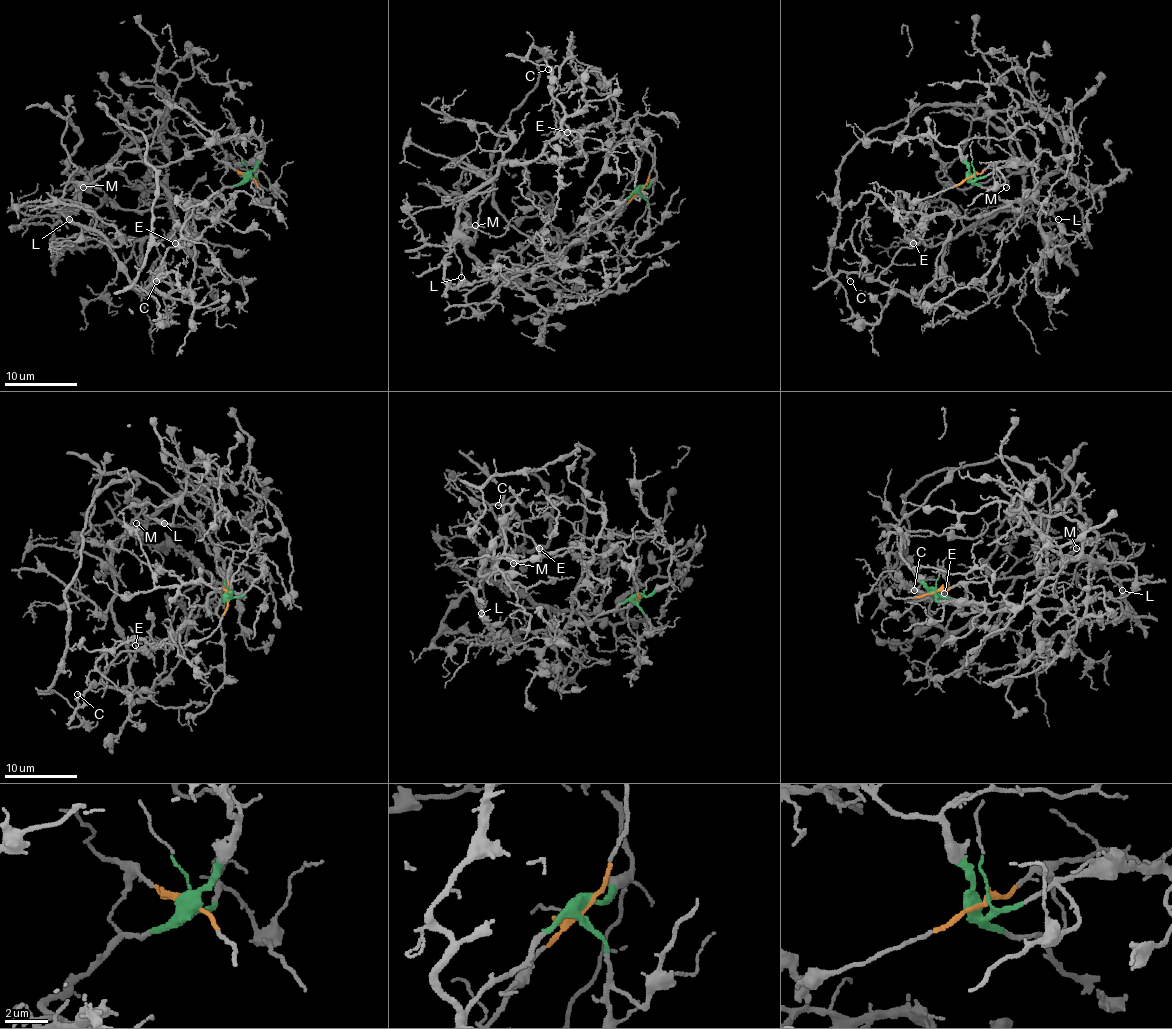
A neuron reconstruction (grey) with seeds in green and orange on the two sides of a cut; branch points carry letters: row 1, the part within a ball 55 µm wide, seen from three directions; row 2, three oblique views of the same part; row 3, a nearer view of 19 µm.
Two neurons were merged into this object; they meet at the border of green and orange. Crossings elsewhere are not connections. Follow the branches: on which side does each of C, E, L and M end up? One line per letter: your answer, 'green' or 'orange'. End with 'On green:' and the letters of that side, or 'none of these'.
C: orange
E: green
L: orange
M: orange
On green: E

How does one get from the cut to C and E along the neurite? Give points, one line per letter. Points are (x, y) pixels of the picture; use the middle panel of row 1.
C: (641, 190), (607, 233), (616, 291), (492, 278), (467, 249), (458, 210), (556, 135), (549, 70)
E: (641, 190), (599, 224), (590, 213), (594, 197), (588, 188), (605, 164), (614, 130), (605, 123), (567, 132)

